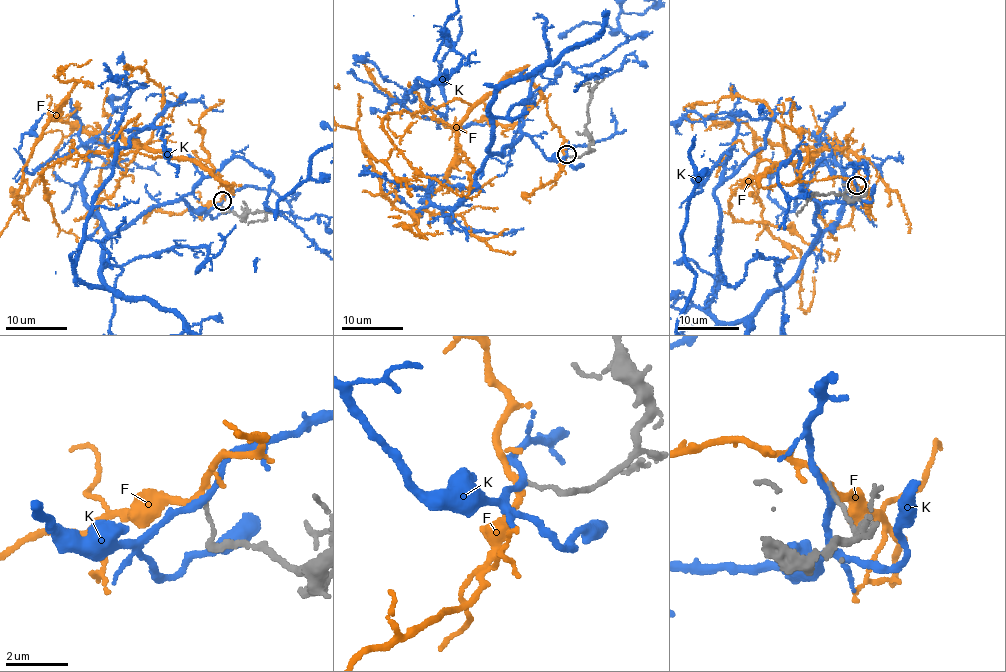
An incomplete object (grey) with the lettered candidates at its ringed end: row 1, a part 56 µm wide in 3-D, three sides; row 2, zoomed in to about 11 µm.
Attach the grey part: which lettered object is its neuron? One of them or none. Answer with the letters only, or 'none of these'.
F

